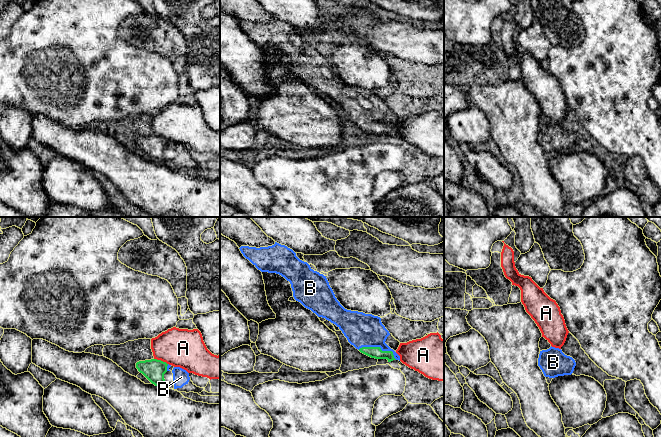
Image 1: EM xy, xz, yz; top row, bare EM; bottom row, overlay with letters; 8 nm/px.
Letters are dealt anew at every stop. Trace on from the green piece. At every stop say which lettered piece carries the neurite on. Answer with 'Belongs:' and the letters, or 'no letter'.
Belongs: B

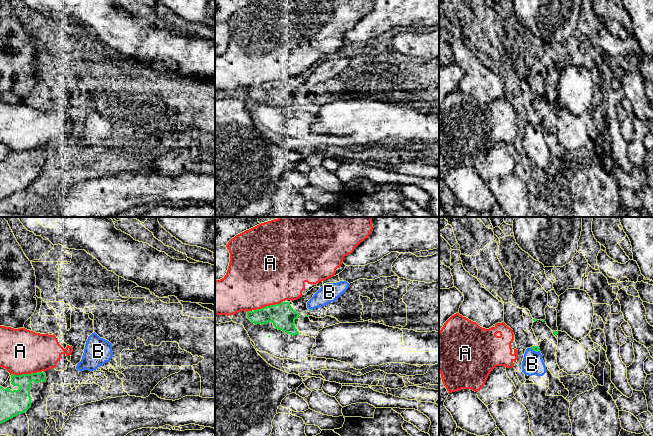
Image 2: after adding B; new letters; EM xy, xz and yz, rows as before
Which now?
Belongs: no letter

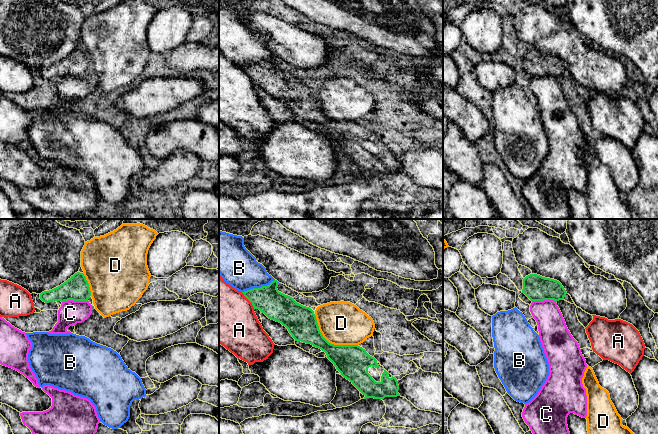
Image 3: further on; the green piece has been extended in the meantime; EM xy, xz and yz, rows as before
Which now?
Belongs: no letter

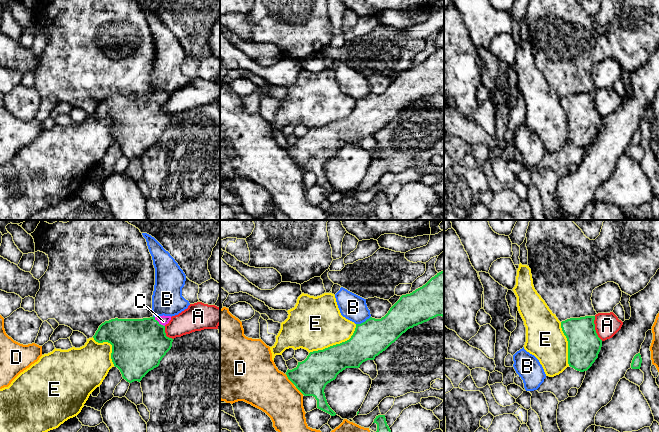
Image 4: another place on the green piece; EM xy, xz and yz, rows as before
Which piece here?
Belongs: C

